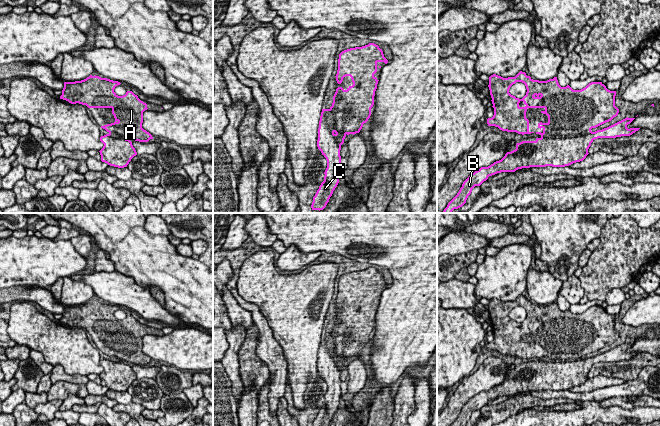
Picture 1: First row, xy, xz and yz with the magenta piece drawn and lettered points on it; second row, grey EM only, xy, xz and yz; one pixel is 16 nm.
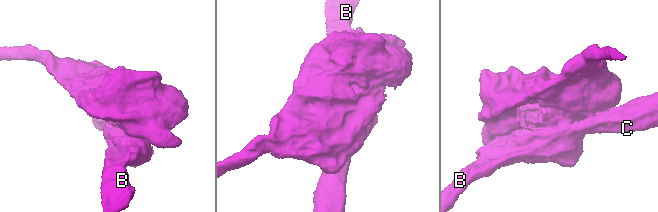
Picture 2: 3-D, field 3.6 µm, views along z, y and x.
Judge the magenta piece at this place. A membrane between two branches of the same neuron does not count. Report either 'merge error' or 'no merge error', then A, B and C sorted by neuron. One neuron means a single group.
merge error | A / B C

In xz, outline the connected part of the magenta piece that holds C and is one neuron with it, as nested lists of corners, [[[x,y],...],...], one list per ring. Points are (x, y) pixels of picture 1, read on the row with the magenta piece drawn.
[[[321,114],[317,147],[327,160],[327,168],[324,172],[324,181],[313,197],[312,210],[323,210],[339,183],[341,175],[340,150],[345,137],[346,135],[342,136],[334,133],[333,118],[328,118],[327,114]]]

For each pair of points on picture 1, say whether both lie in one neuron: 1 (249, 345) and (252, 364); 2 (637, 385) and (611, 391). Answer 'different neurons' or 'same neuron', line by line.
1: same neuron
2: same neuron

